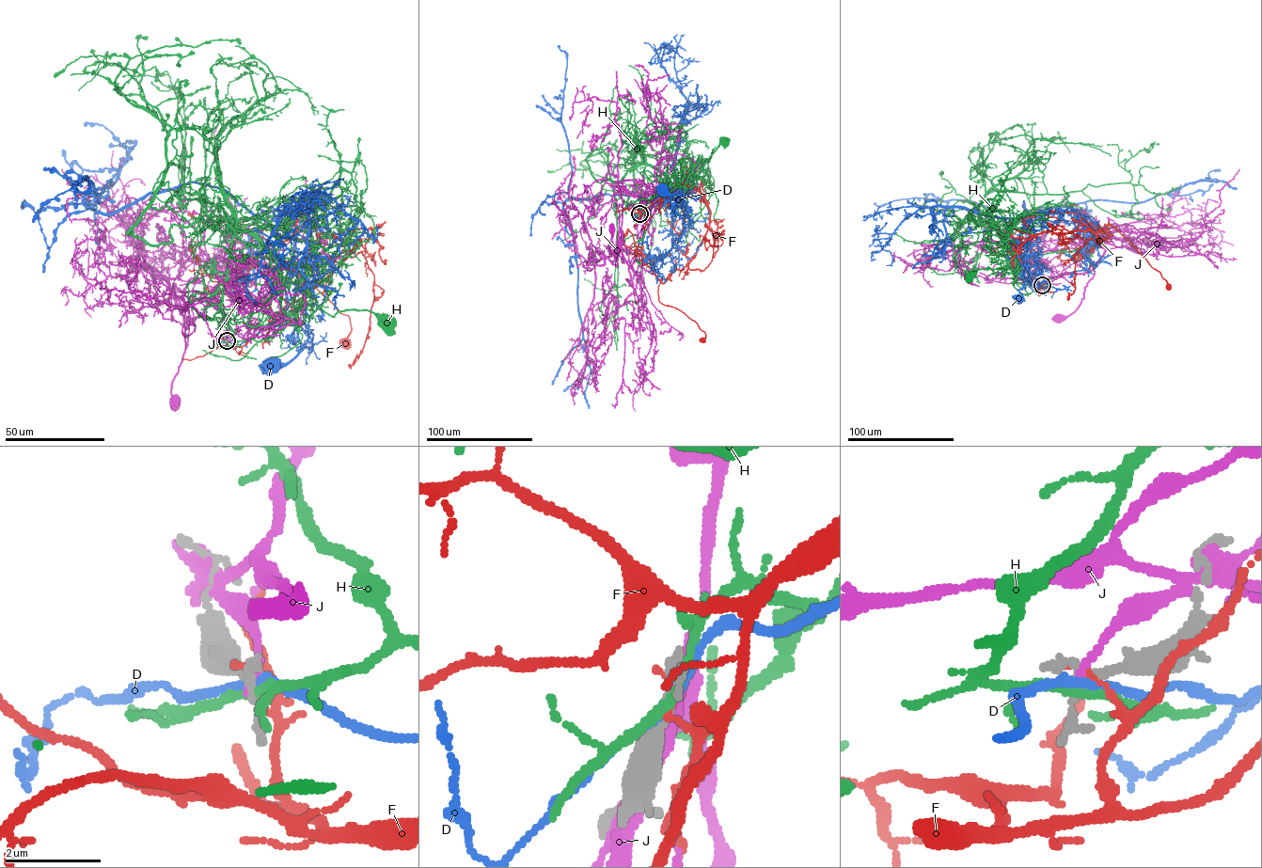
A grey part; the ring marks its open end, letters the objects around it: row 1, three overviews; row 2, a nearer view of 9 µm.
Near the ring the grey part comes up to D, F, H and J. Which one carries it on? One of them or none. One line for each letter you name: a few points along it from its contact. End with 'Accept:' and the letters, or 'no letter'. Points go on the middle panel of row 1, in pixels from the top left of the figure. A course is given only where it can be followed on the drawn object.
Accept: no letter

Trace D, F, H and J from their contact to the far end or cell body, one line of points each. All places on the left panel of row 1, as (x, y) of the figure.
D: (227, 341), (240, 344), (276, 319), (289, 303), (285, 285), (303, 349), (288, 362), (271, 364)
F: (227, 340), (244, 346), (359, 243), (286, 238), (270, 227), (262, 258), (305, 278), (349, 317), (346, 345)
H: (227, 341), (270, 337), (302, 304), (307, 291), (331, 316), (345, 309), (367, 309), (386, 323)
J: (227, 341), (228, 319), (201, 292), (186, 305), (188, 327), (175, 302), (185, 351), (174, 404)

